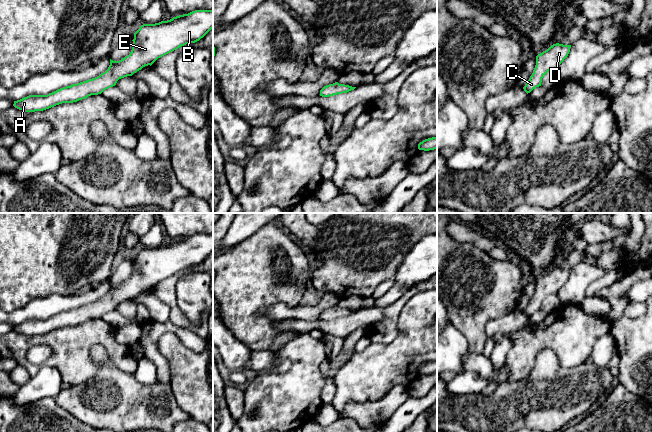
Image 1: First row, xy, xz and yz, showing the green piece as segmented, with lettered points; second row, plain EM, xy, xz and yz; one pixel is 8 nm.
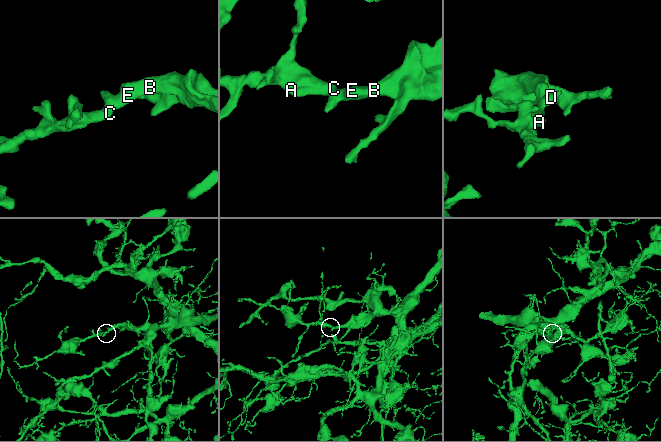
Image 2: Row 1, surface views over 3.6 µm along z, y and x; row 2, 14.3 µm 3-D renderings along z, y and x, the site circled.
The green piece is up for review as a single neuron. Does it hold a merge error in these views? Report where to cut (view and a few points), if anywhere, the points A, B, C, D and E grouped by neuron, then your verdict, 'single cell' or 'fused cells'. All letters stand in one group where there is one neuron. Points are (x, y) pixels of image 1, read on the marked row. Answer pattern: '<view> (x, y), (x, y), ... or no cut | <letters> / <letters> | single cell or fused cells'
no cut | A B C D E | single cell

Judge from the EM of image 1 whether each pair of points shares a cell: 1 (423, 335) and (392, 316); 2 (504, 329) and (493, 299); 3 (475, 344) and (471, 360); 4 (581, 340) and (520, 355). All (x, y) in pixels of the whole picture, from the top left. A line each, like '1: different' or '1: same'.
1: different
2: different
3: different
4: same

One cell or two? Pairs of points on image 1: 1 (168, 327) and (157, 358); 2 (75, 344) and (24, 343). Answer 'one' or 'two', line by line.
1: one
2: one

